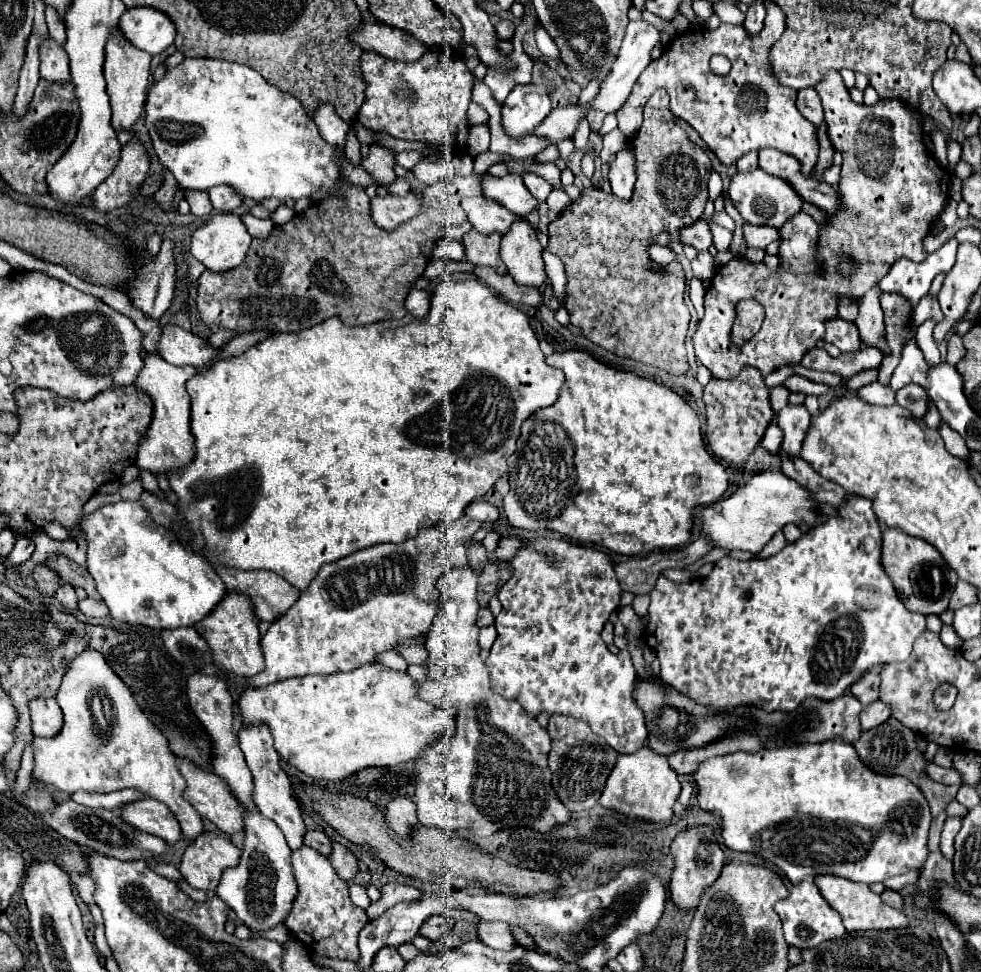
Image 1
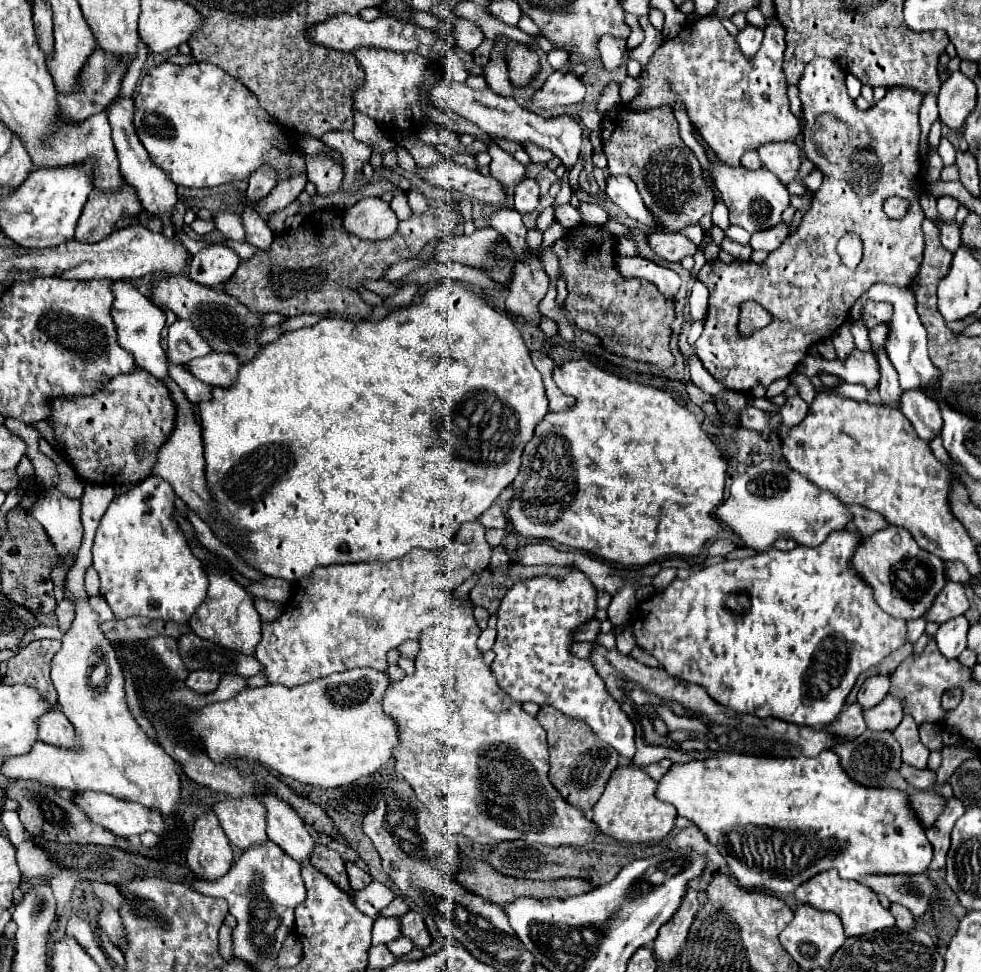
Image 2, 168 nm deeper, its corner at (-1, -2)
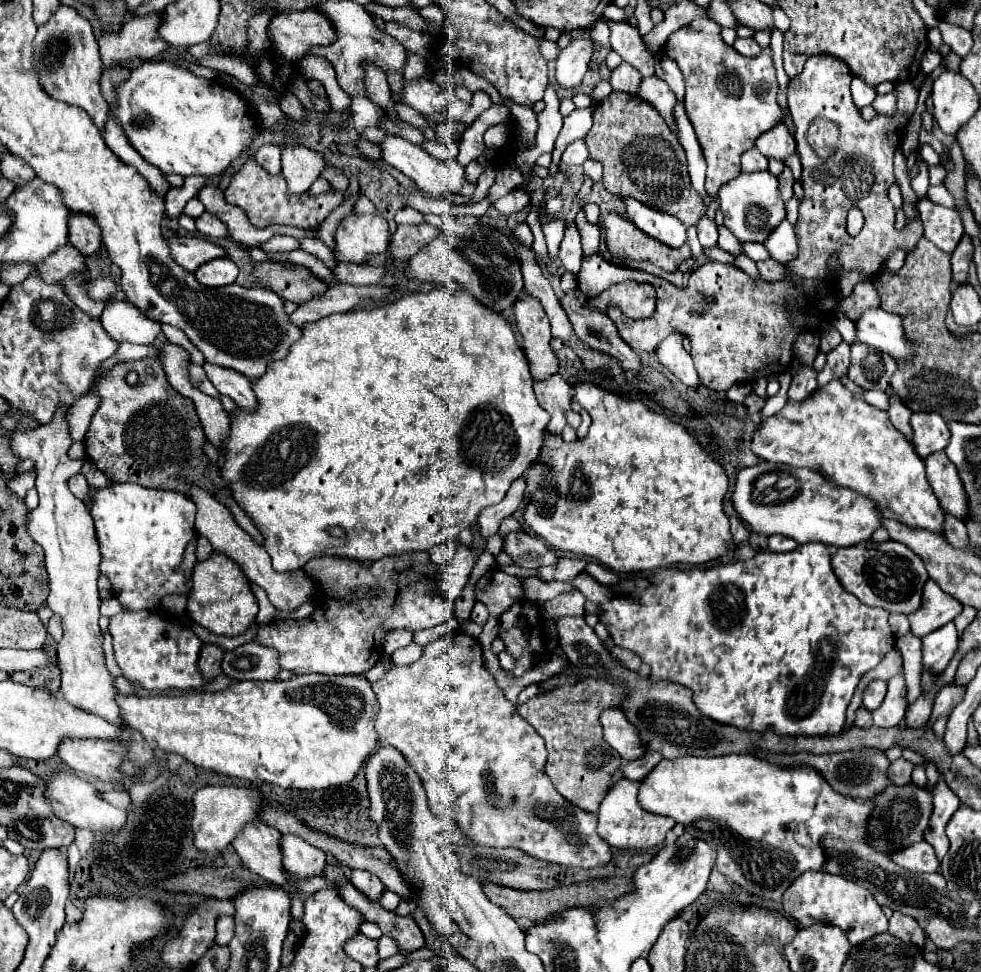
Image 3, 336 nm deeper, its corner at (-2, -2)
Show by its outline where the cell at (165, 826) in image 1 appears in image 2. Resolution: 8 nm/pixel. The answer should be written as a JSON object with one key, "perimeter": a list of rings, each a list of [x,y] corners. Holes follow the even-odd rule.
{"perimeter":[[[91,790],[75,792],[73,802],[75,806],[79,806],[79,810],[87,814],[87,818],[91,818],[91,822],[99,822],[99,826],[111,830],[115,836],[121,838],[143,834],[147,830],[155,834],[165,832],[165,822],[161,814],[151,812],[141,804],[119,800],[111,794]]]}

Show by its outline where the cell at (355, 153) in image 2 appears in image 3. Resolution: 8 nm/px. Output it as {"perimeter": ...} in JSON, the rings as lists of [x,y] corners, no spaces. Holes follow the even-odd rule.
{"perimeter":[[[246,160],[244,166],[230,178],[228,188],[224,190],[224,198],[234,204],[240,206],[248,220],[258,226],[270,226],[270,224],[286,224],[286,226],[298,226],[298,228],[316,228],[336,206],[342,204],[344,194],[338,192],[336,188],[330,188],[328,192],[322,192],[318,196],[310,196],[310,194],[302,194],[302,196],[288,196],[286,194],[286,180],[282,176],[270,176],[268,172],[264,172],[256,160]]]}

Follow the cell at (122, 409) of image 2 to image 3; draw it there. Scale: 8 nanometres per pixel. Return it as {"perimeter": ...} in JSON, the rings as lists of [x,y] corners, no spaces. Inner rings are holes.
{"perimeter":[[[156,358],[116,364],[96,378],[92,390],[98,394],[100,406],[94,412],[90,428],[86,432],[86,456],[110,480],[132,482],[146,488],[176,490],[182,494],[188,494],[186,484],[202,486],[212,494],[216,488],[226,488],[226,482],[220,478],[216,464],[210,468],[210,480],[208,480],[208,458],[202,452],[206,434],[196,416],[194,404],[176,390],[172,390],[162,370],[162,364]]]}

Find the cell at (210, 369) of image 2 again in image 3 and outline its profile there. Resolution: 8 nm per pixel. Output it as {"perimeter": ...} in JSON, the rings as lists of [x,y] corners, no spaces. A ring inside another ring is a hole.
{"perimeter":[[[204,364],[206,376],[208,380],[214,384],[214,388],[224,394],[230,396],[236,406],[244,408],[244,410],[254,410],[256,408],[256,394],[252,392],[252,386],[248,382],[248,378],[232,368],[224,368],[218,364]]]}

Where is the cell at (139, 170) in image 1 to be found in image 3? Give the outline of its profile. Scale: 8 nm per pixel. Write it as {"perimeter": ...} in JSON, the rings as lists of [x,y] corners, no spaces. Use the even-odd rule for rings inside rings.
{"perimeter":[[[72,214],[72,218],[68,220],[68,238],[70,244],[86,256],[96,254],[96,250],[102,244],[100,226],[92,216],[88,218],[88,214]]]}

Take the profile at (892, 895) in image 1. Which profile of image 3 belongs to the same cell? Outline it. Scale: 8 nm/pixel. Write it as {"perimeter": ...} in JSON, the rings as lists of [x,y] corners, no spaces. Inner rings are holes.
{"perimeter":[[[894,912],[894,916],[890,918],[888,932],[904,942],[916,942],[916,946],[920,946],[920,948],[924,946],[924,930],[912,916]]]}

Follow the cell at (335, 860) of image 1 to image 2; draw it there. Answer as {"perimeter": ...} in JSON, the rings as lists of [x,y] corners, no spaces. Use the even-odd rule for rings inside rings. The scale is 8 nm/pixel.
{"perimeter":[[[347,862],[345,866],[347,866],[347,874],[349,874],[349,882],[351,882],[351,888],[353,890],[363,890],[365,886],[371,884],[373,878],[365,870],[357,868],[353,862]]]}

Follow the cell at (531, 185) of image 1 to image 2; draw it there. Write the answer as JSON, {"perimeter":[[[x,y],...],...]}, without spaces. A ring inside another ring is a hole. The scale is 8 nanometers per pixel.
{"perimeter":[[[525,178],[515,188],[515,210],[521,214],[529,214],[539,204],[539,186],[535,180]]]}

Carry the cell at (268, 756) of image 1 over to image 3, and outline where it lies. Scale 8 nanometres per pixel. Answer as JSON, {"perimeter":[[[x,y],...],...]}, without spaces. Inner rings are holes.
{"perimeter":[[[284,834],[280,838],[280,850],[284,856],[284,868],[298,876],[322,876],[326,866],[326,854],[308,844],[296,834]]]}

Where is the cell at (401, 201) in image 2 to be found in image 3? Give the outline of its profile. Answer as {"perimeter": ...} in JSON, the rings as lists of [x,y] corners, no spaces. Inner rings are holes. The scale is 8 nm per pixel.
{"perimeter":[[[402,208],[400,212],[396,212],[396,224],[420,224],[424,222],[424,216],[414,210],[414,208]]]}

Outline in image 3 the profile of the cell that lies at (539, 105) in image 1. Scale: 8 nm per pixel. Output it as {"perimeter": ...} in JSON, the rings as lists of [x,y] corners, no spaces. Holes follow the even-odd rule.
{"perimeter":[[[576,38],[572,40],[556,58],[556,82],[564,90],[574,90],[580,86],[588,62],[592,58],[594,42],[590,38]]]}

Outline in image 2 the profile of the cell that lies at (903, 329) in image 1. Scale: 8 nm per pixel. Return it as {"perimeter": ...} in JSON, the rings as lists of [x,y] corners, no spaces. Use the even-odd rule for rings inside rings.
{"perimeter":[[[867,300],[861,308],[861,320],[865,322],[867,328],[875,328],[877,324],[885,324],[891,318],[891,312],[893,308],[889,304]]]}

